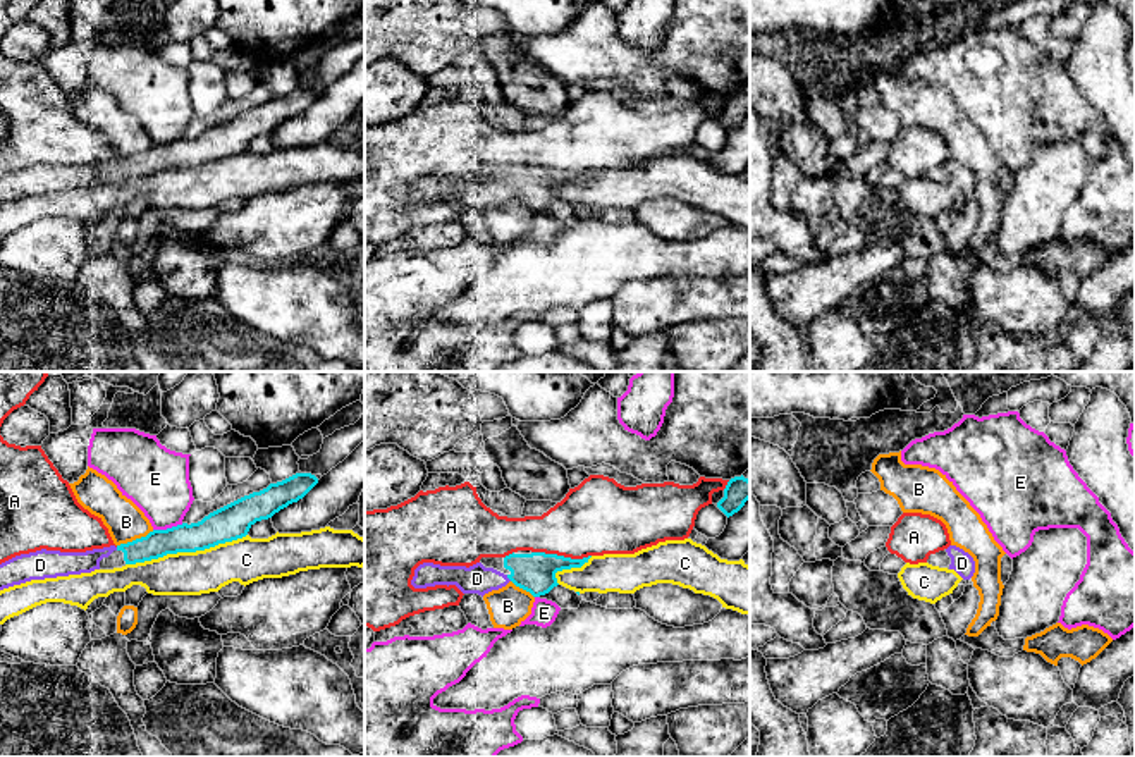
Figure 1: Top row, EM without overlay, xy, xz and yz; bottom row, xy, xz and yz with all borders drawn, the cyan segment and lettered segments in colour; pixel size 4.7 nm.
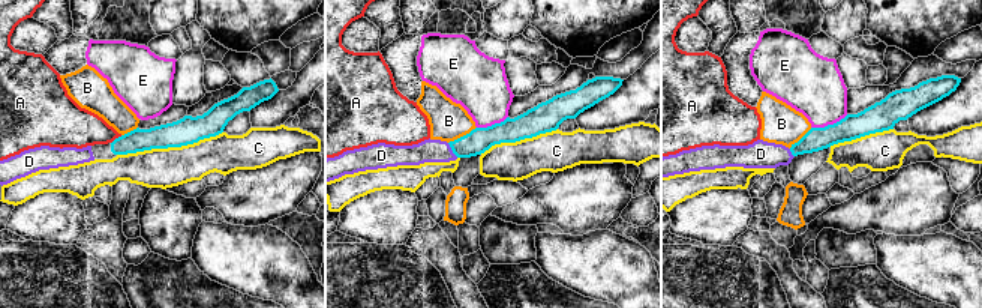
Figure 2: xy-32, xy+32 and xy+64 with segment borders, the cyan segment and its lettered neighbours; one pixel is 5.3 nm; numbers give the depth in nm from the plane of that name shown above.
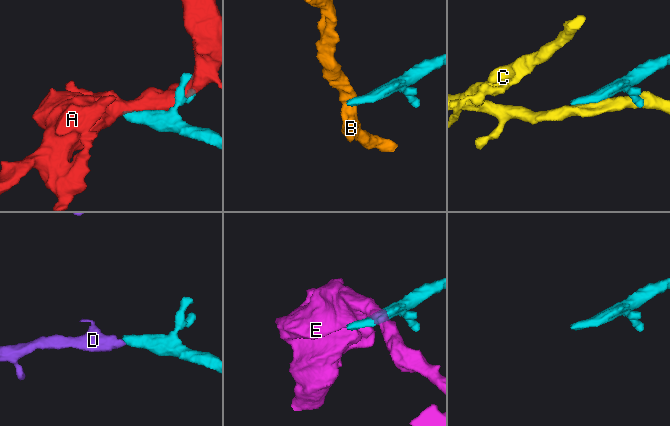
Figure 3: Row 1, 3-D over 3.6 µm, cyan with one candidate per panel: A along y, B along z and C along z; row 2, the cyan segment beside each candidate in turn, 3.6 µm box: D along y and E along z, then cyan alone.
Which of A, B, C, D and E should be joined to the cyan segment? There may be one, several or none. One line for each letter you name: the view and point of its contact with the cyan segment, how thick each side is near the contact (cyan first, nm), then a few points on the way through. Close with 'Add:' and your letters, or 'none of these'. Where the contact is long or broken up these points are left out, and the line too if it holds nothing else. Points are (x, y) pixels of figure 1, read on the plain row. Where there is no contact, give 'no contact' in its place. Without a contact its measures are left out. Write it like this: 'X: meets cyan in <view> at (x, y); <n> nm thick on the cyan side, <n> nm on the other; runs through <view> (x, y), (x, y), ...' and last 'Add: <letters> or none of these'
D: meets cyan in xz at (509, 193); 190 nm thick on the cyan side, 140 nm on the other; runs through xz (535, 188), (509, 193), (477, 193)
Add: D

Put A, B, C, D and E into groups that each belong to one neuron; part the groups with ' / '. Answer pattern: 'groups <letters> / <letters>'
groups A / B / C / D / E

